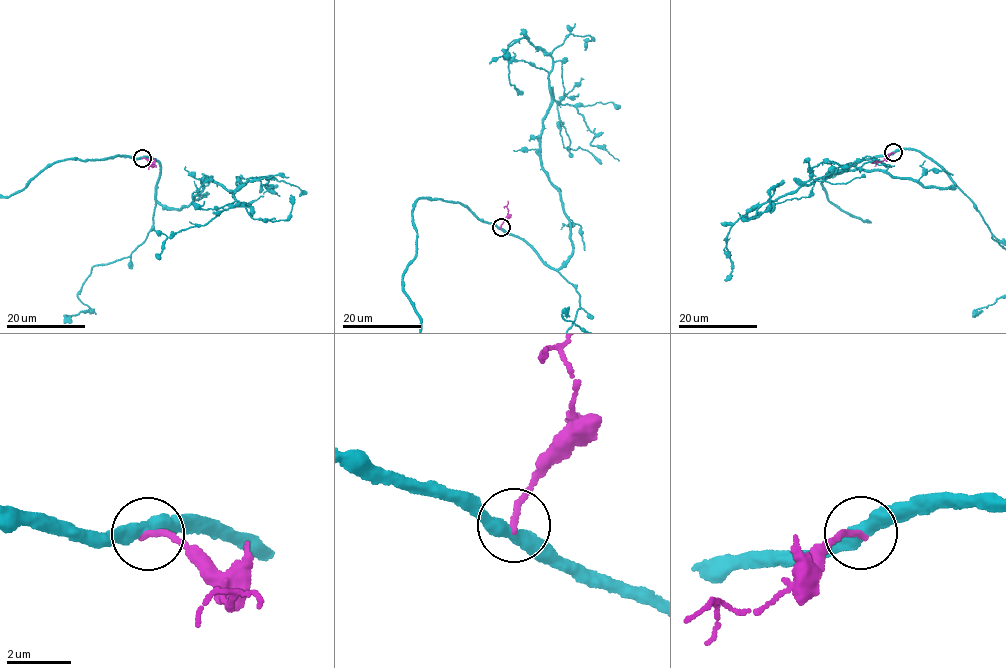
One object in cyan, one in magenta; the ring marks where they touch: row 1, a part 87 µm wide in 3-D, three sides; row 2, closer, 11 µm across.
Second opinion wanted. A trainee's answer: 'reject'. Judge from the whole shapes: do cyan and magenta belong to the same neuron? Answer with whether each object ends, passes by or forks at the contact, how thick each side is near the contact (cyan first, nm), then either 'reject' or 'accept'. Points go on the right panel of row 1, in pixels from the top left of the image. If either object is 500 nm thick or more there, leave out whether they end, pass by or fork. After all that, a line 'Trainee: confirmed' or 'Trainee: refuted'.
cyan passes by; magenta ends there; 440 nm thick on the cyan side, 190 nm on the other; reject
Trainee: confirmed

